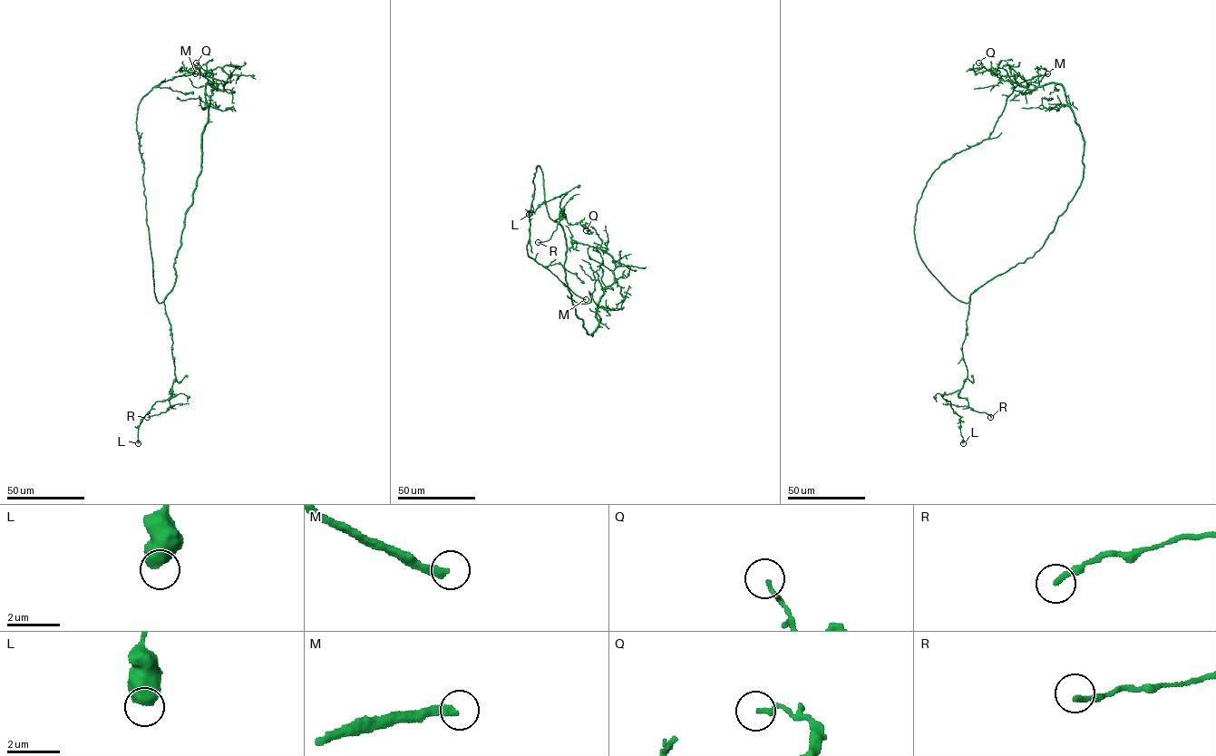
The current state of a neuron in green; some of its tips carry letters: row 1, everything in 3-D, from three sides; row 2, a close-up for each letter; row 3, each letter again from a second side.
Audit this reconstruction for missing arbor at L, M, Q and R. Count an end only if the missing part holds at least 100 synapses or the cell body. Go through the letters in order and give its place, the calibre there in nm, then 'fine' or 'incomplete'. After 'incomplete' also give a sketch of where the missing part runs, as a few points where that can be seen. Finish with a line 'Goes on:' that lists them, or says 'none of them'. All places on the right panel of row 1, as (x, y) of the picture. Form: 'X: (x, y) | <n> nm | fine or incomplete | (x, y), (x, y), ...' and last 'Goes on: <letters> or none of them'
L: (963, 443) | 650 nm | fine
M: (1047, 73) | 300 nm | incomplete | (1047, 73), (1037, 72), (1032, 64), (1023, 66), (1007, 58), (997, 67), (991, 91), (987, 97)
Q: (978, 62) | 170 nm | fine
R: (990, 417) | 240 nm | fine
Goes on: M

